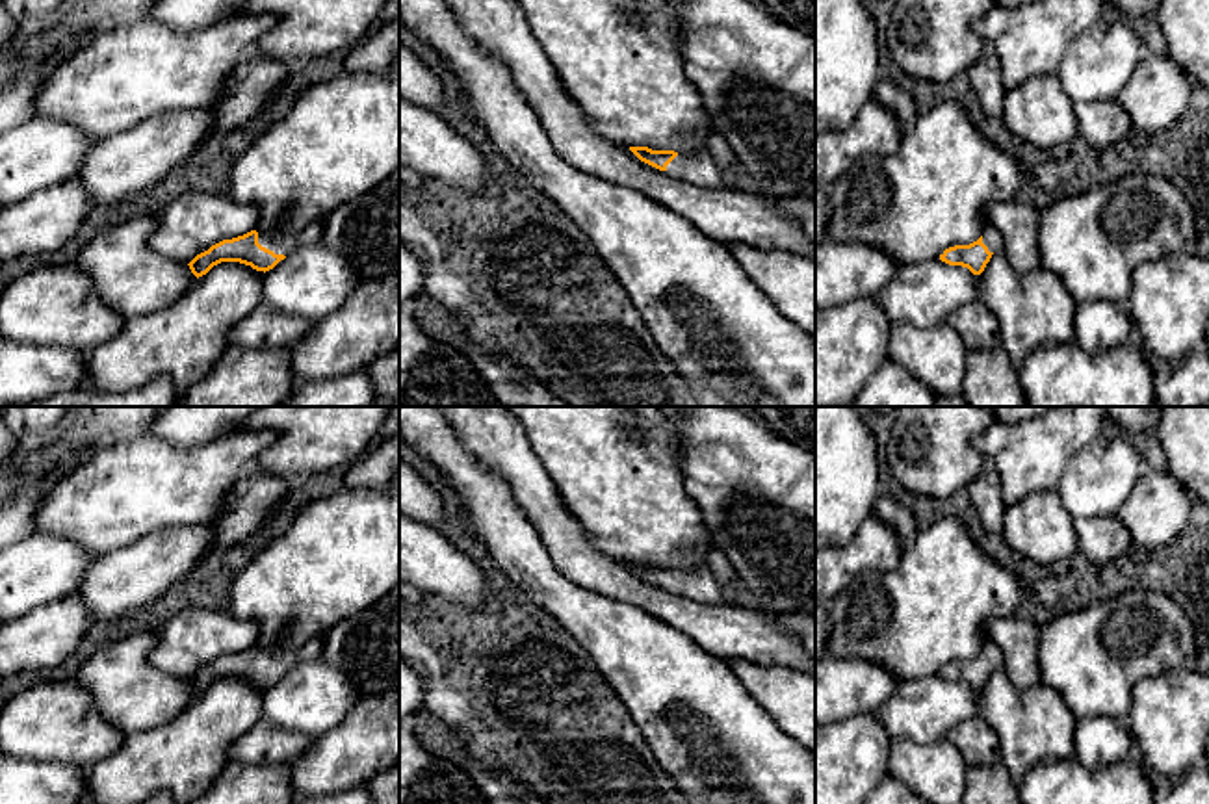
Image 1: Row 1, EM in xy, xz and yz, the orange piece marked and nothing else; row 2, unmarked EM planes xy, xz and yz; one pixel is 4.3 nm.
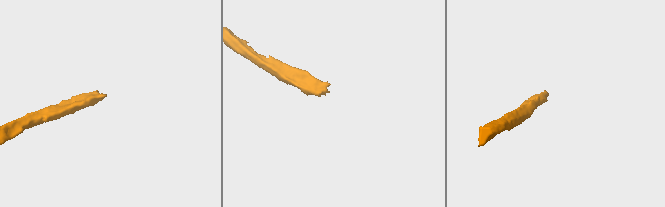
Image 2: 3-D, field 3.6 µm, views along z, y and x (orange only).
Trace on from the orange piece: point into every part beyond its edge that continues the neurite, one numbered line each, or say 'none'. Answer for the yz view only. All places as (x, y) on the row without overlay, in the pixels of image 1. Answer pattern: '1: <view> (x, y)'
1: yz (990, 650)

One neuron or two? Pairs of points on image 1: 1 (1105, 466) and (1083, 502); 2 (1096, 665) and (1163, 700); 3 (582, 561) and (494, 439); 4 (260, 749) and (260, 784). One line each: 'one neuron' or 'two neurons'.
1: one neuron
2: two neurons
3: one neuron
4: two neurons

